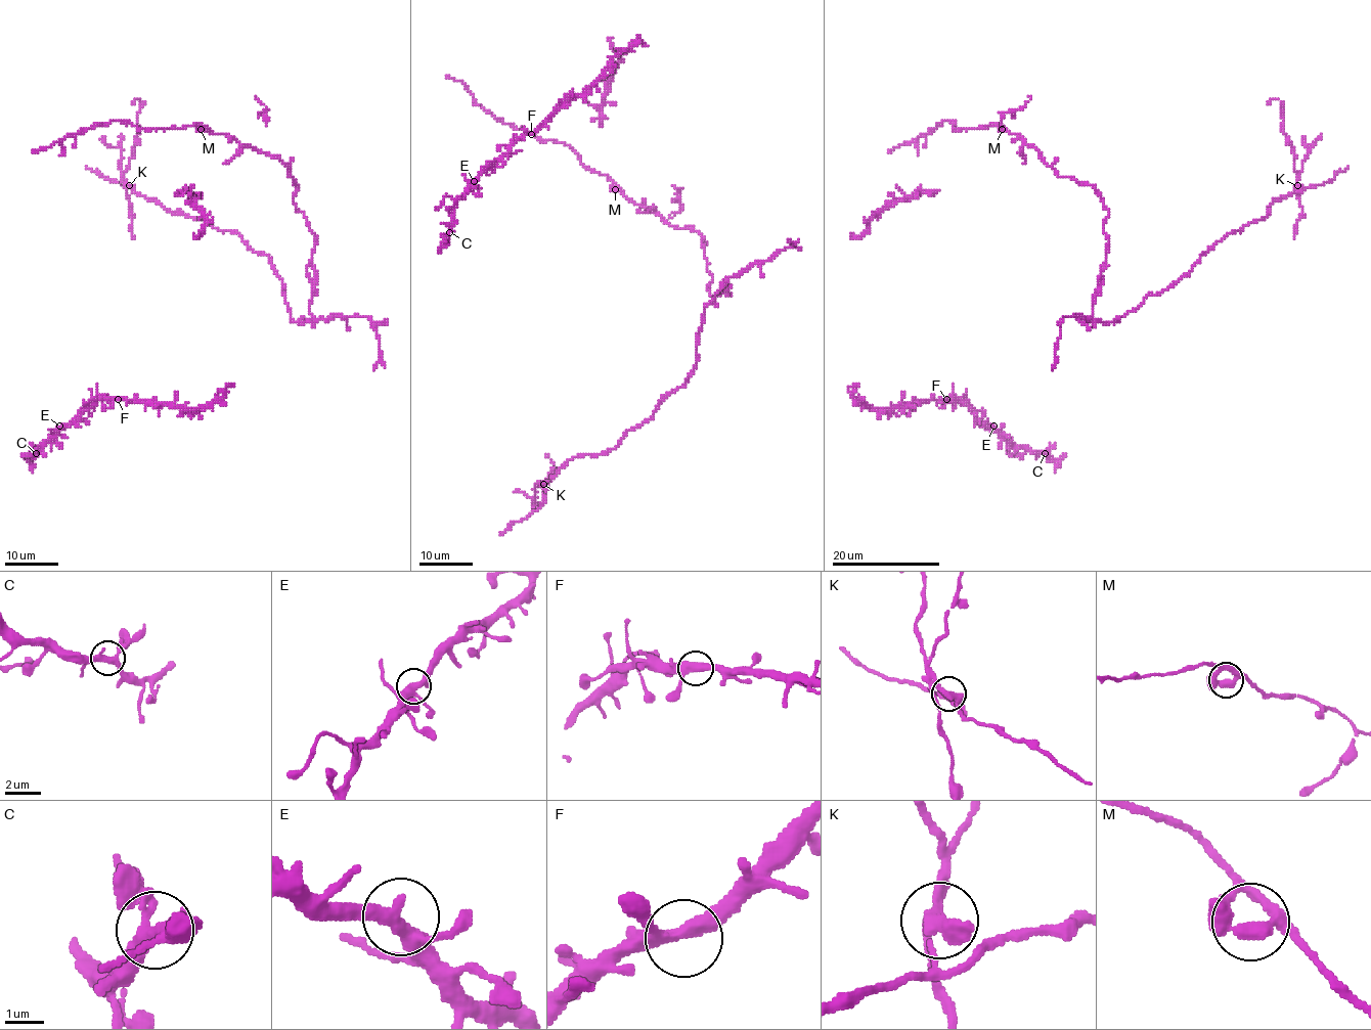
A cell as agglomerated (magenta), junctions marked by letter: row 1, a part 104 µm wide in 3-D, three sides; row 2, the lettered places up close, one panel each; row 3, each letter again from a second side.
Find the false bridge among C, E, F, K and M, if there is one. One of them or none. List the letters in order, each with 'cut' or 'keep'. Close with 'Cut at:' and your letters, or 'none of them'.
C: keep
E: keep
F: keep
K: cut
M: keep
Cut at: K

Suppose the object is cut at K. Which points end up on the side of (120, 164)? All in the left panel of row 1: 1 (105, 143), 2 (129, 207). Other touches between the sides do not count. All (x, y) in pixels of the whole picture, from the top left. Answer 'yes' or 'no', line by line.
1: yes
2: yes

